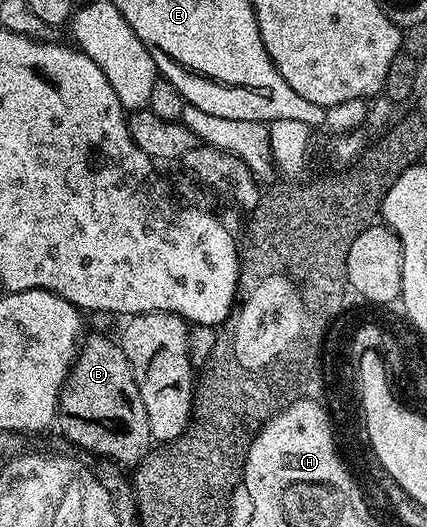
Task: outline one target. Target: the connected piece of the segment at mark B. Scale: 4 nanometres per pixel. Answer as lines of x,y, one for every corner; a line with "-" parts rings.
88,337
81,342
78,355
74,359
74,366
70,369
66,383
62,386
62,395
58,398
61,421
63,420
62,429
72,444
94,453
90,455
109,459
122,467
137,466
152,448
148,411
144,411
144,399
140,399
140,387
136,387
132,367
117,340
109,341
106,337

